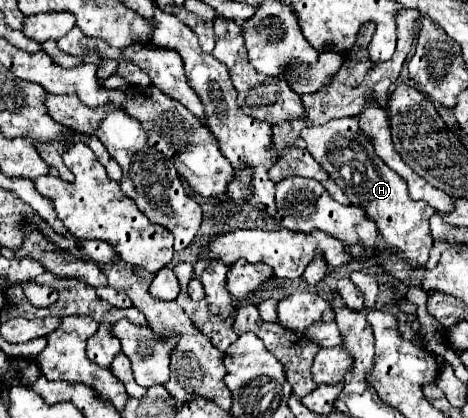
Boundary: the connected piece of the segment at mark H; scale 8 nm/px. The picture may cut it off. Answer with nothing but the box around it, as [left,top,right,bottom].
[302,117,434,265]

